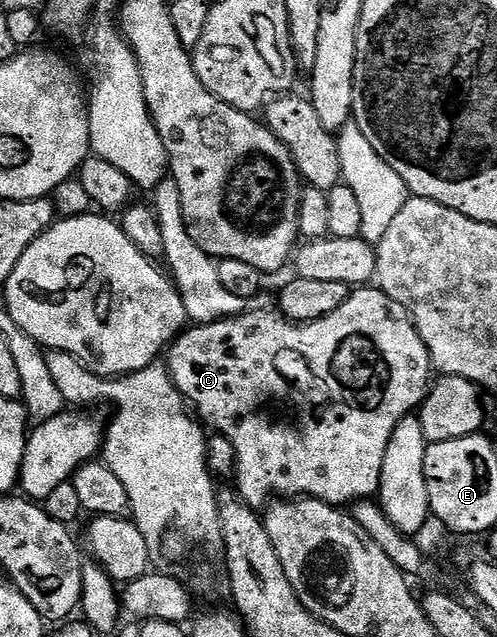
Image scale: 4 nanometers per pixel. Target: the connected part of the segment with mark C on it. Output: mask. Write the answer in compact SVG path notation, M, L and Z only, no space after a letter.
M366 285L348 296L344 305L340 305L340 309L311 323L294 323L274 309L253 310L243 310L241 315L217 319L215 323L187 326L168 348L168 356L170 355L168 370L176 389L196 412L197 418L207 428L214 427L210 429L228 437L228 441L232 441L232 449L236 449L236 473L233 482L236 484L238 495L249 507L255 509L265 508L272 497L309 497L341 508L343 505L353 505L358 500L369 500L377 496L388 441L392 441L392 433L404 416L421 408L422 400L426 398L428 384L431 382L430 375L432 376L430 354L408 309L392 301L392 297L388 297L382 290Z

